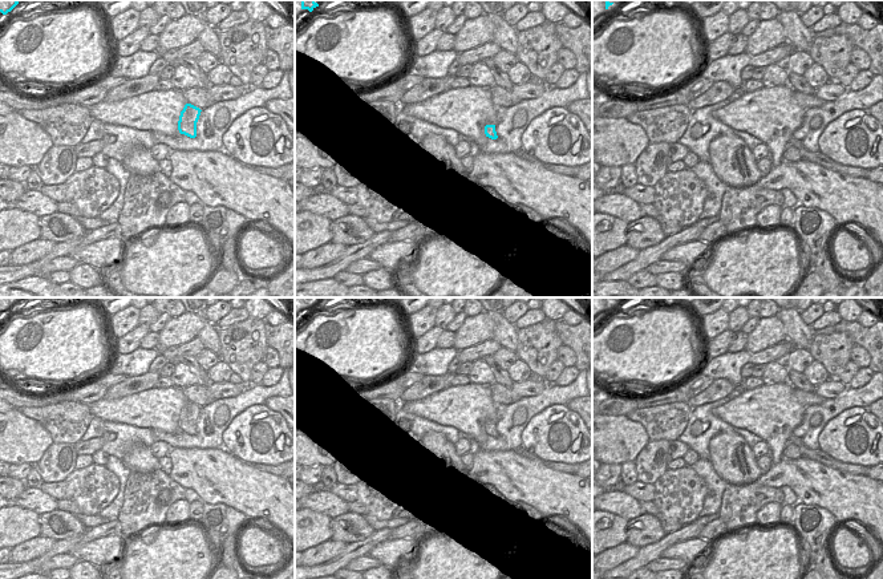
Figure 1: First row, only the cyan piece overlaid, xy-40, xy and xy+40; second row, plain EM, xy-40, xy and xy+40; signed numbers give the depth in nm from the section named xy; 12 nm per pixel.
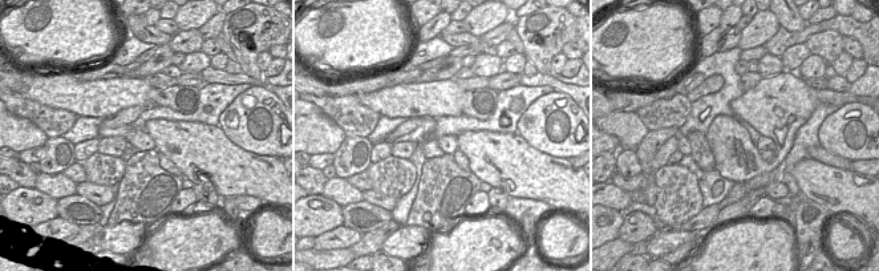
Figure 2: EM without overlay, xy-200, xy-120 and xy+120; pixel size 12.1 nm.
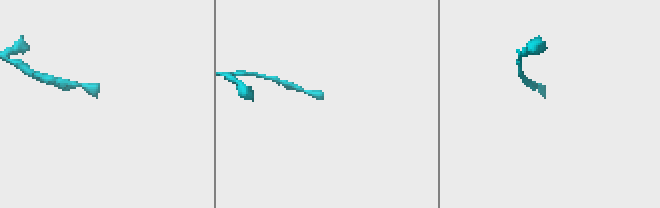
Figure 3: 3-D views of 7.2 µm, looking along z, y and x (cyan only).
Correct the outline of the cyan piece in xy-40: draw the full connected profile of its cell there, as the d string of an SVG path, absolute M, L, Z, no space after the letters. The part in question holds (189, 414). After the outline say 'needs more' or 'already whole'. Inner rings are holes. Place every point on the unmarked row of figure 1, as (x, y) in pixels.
M186 401L183 408L181 409L179 418L178 418L178 428L181 432L185 432L190 436L197 434L197 420L201 413L201 406Z; already whole

